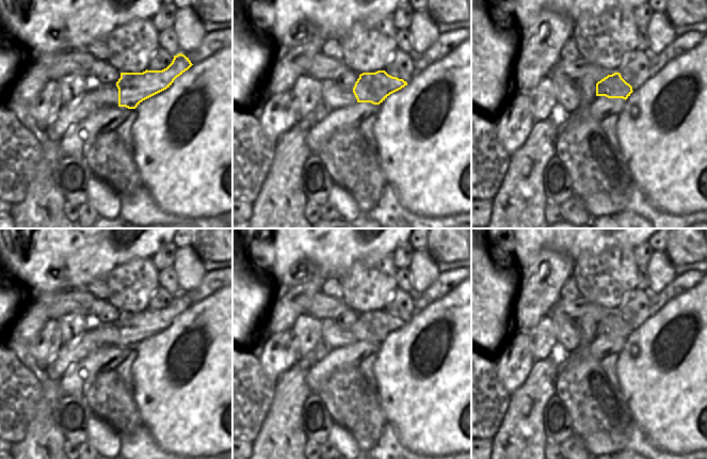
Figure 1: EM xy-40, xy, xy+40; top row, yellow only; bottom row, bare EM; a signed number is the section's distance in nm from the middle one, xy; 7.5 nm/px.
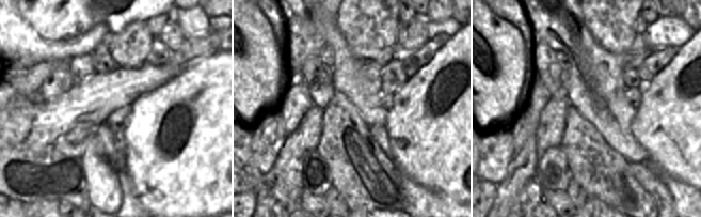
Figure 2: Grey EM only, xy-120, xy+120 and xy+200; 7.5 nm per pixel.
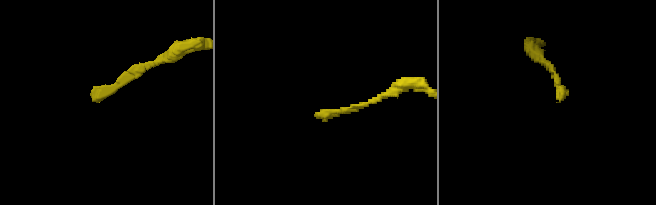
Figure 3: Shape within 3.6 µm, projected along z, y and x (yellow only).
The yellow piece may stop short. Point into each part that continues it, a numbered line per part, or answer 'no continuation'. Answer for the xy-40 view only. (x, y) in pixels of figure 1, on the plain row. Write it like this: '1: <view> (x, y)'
no continuation

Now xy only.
no continuation

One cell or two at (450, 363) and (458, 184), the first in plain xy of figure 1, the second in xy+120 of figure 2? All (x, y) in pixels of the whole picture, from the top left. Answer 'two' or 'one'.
one

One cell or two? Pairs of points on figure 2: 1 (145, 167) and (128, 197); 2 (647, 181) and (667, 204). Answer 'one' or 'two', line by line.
1: two
2: one

